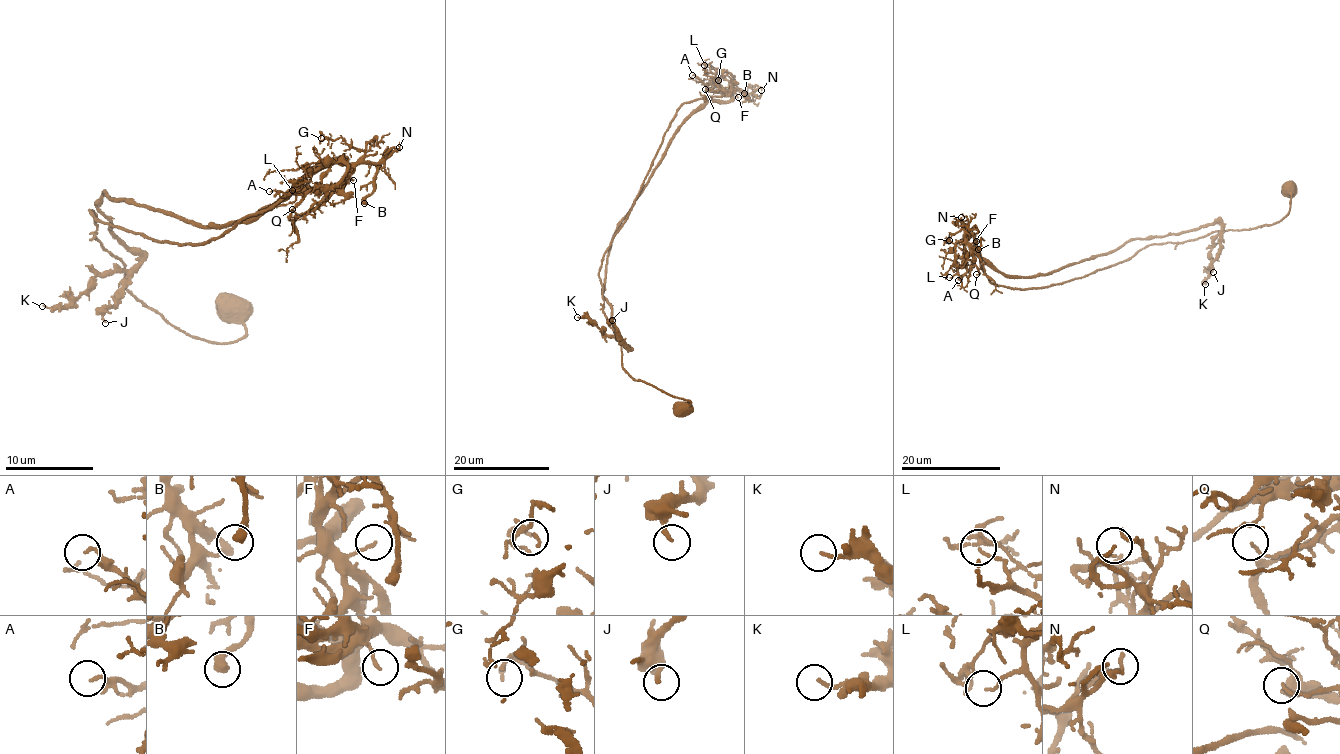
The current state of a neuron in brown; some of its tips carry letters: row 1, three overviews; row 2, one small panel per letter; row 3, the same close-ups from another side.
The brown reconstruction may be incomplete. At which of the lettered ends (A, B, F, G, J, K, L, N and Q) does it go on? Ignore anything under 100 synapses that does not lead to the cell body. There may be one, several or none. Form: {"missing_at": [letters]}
{"missing_at": []}

